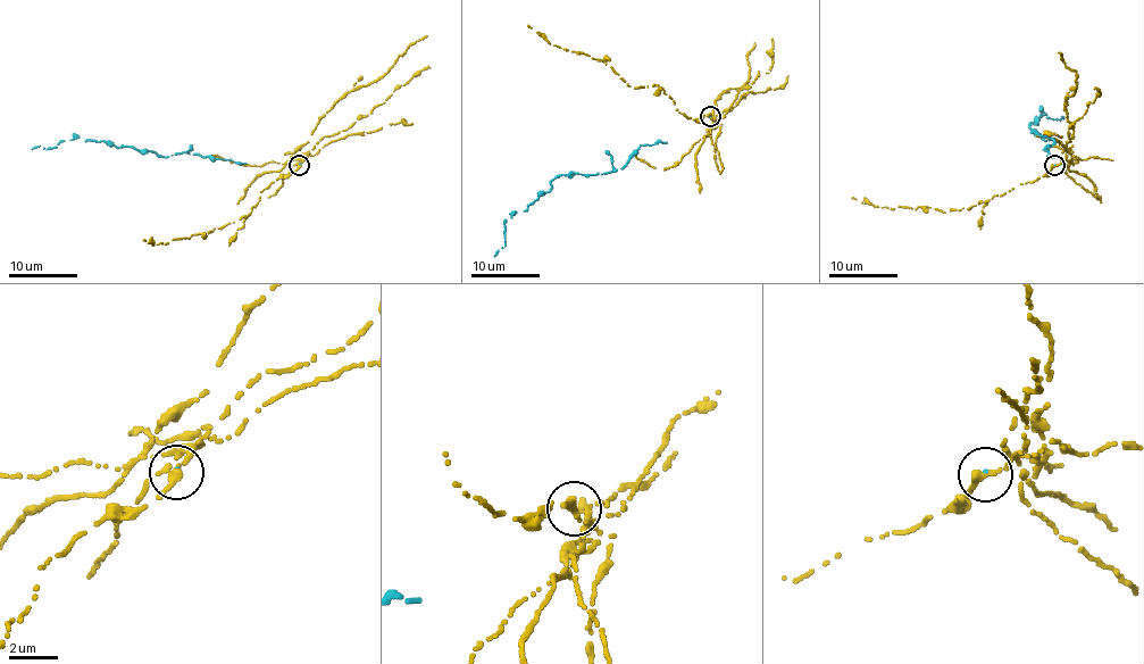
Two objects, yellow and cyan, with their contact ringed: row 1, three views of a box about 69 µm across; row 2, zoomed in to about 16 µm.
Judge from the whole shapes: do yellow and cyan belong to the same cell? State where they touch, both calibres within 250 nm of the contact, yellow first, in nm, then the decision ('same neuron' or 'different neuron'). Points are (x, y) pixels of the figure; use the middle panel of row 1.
place (710, 116); calibres 300 and 70 nm; different neuron

